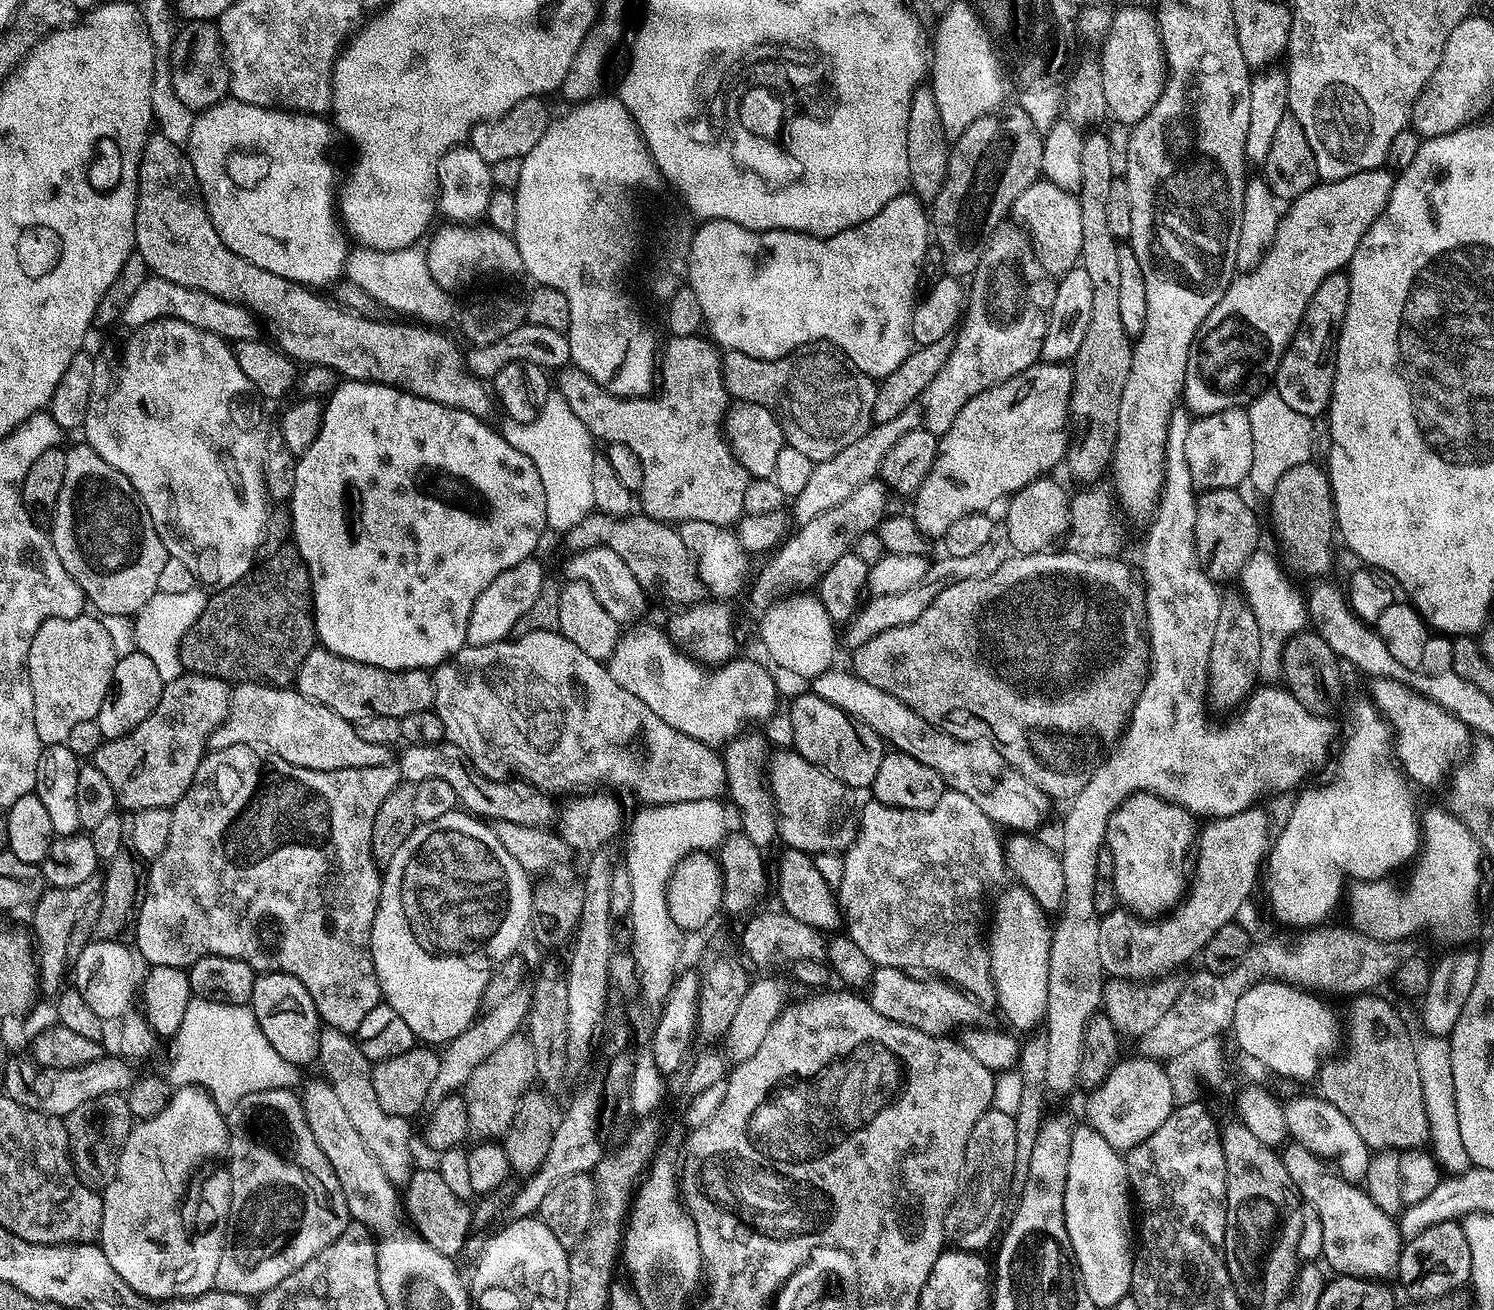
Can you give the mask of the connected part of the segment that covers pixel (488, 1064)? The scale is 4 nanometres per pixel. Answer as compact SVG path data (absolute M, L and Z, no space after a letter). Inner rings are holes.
M523 1031L506 1038L506 1042L502 1042L502 1046L498 1046L498 1050L494 1050L494 1054L490 1054L490 1058L486 1058L486 1062L482 1062L478 1070L474 1070L462 1089L462 1095L468 1103L471 1131L478 1134L477 1137L503 1137L510 1122L514 1122L514 1114L518 1110L518 1102L522 1102L522 1094L526 1094L537 1083L537 1070L534 1046L531 1038Z

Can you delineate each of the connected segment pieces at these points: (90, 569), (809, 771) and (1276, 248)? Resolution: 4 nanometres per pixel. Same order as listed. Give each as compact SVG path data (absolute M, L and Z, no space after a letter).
M79 443L66 451L62 494L58 494L56 513L50 521L52 545L58 558L62 558L62 566L66 566L70 578L74 578L84 591L85 601L91 607L93 604L97 613L132 618L158 592L158 578L169 557L168 545L158 538L158 530L154 530L154 522L150 522L150 514L126 474L114 470L114 466L103 460L88 443Z
M794 750L787 751L773 751L766 765L766 776L780 819L778 824L779 835L781 837L785 836L789 845L809 854L836 851L839 853L841 850L847 850L852 844L852 839L856 837L856 825L858 823L858 808L857 805L852 805L853 789L828 772L820 776L815 766L806 762L806 758L802 758Z
M1387 167L1371 168L1350 178L1317 182L1306 194L1287 205L1268 253L1259 266L1241 278L1233 280L1223 298L1217 303L1197 335L1188 356L1184 379L1183 403L1189 413L1197 417L1239 409L1269 387L1275 377L1296 327L1308 309L1310 298L1333 272L1347 269L1352 263L1354 250L1362 242L1366 230L1384 213L1392 193L1393 173Z

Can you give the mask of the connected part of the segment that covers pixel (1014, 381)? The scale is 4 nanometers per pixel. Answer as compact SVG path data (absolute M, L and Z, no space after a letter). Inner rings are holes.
M1037 362L1028 368L1025 372L1018 376L1007 380L1005 384L996 384L993 388L988 388L985 392L979 392L974 398L970 398L970 402L966 402L966 406L962 406L960 413L954 418L954 422L950 426L950 430L945 432L938 440L938 451L936 454L936 461L932 463L932 468L928 472L928 477L922 482L920 491L915 493L914 501L914 519L920 531L929 538L943 537L950 526L962 518L963 515L970 515L972 513L983 513L988 510L995 500L1003 498L1007 492L1016 492L1027 489L1028 484L1032 481L1049 475L1059 463L1060 465L1067 459L1068 447L1071 444L1070 433L1070 401L1072 398L1072 369L1064 362Z

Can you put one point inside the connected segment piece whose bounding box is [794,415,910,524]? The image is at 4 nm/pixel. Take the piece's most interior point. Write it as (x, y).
(832, 481)

